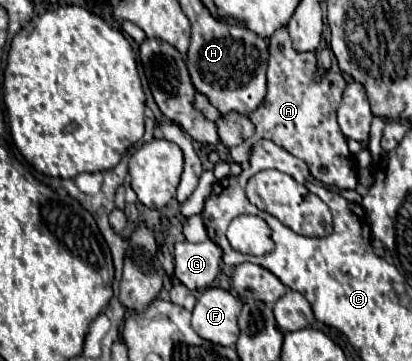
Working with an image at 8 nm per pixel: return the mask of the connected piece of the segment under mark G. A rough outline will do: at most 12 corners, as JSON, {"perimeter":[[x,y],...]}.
{"perimeter":[[175,244],[175,276],[199,296],[213,284],[221,248]]}

